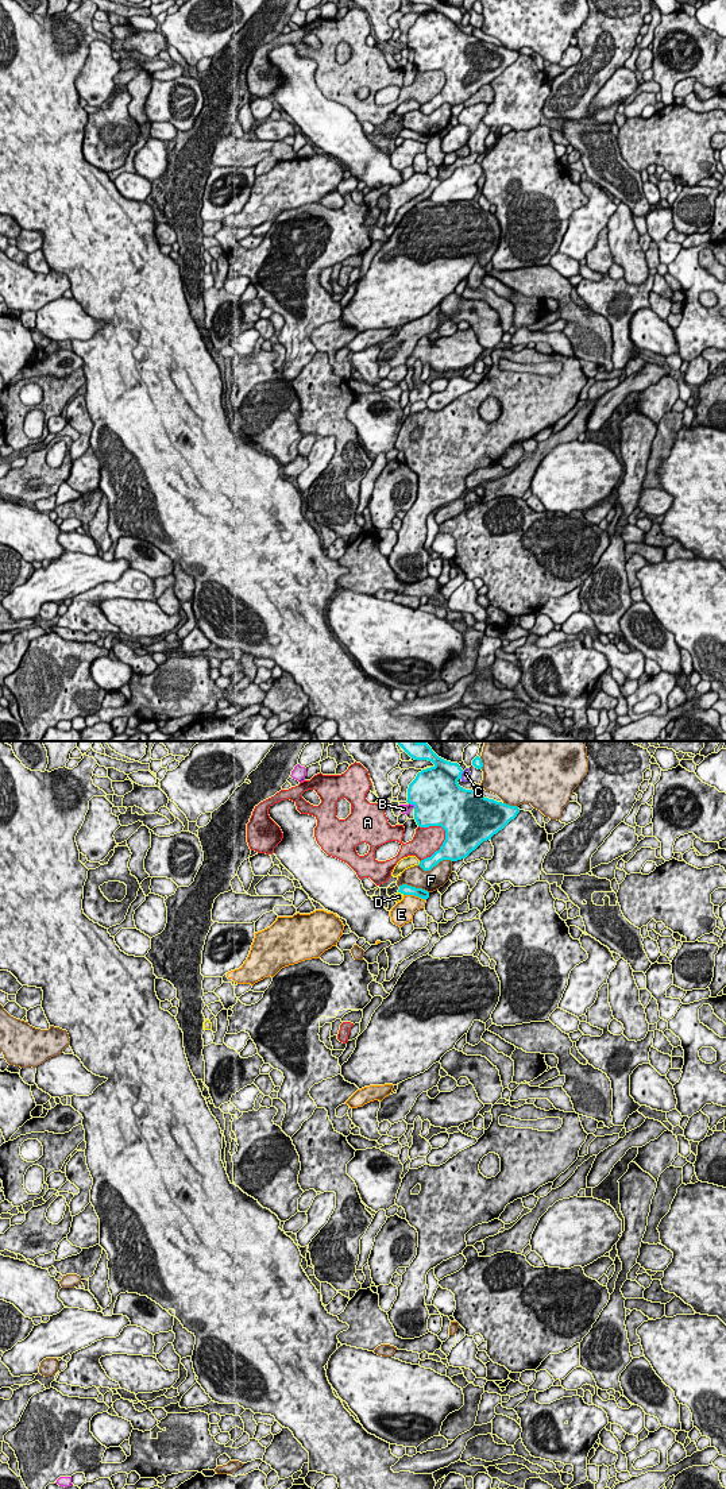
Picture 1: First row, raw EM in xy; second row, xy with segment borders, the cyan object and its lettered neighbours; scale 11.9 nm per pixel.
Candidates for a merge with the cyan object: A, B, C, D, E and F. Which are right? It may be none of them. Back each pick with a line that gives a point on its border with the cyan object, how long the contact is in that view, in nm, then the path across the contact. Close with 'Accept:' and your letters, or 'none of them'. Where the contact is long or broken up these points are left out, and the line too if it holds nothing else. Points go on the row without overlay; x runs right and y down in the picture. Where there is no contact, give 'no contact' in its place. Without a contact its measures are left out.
Accept: none of them

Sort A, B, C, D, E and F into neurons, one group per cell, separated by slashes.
A / B / C / D / E / F

